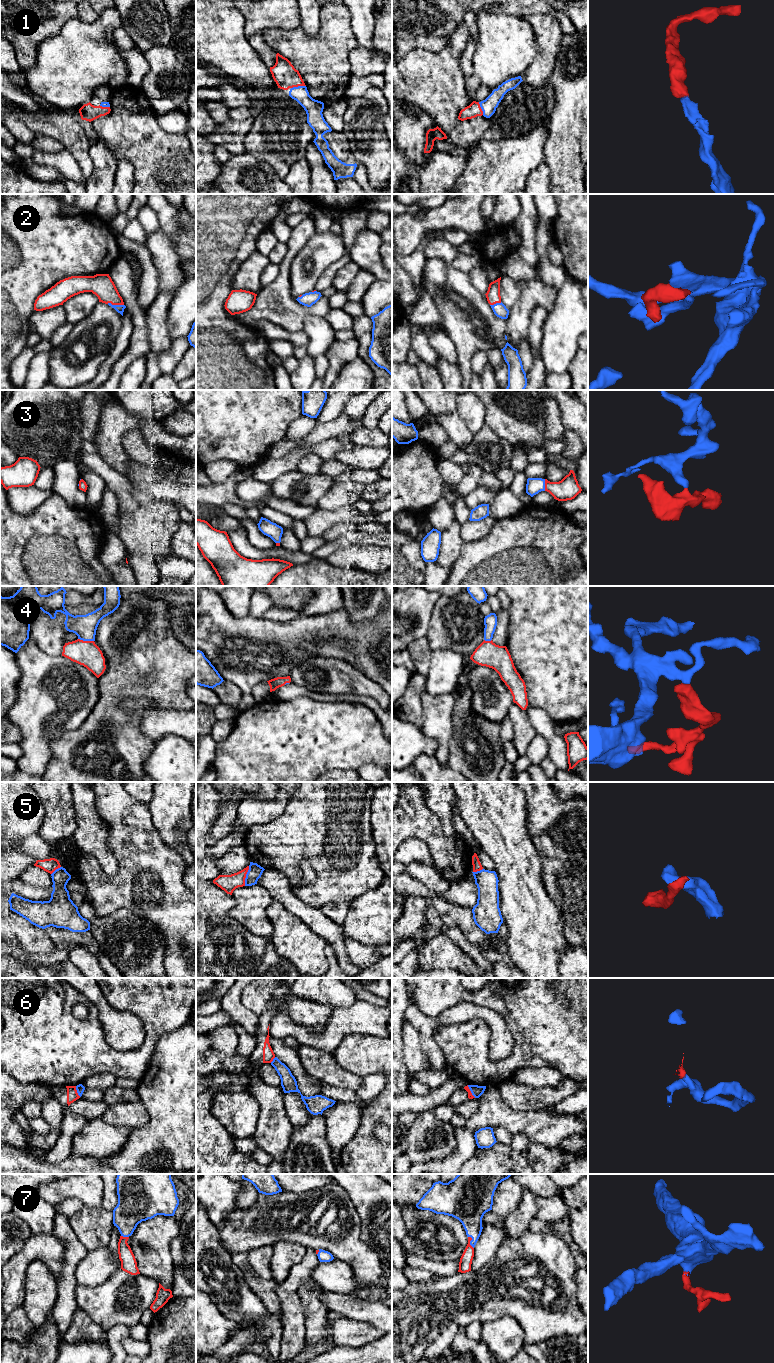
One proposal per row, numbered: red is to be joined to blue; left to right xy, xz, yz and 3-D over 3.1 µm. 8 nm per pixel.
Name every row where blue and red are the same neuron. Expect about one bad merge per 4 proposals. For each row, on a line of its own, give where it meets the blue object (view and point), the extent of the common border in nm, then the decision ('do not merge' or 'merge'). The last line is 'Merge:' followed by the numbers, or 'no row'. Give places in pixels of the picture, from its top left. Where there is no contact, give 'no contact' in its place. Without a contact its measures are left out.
1: contact xz (298, 86); length 120 nm; merge
2: contact xy (115, 305); length 140 nm; merge
3: contact yz (544, 485); length 100 nm; merge
4: contact xy (86, 640); length 130 nm; merge
5: contact xz (246, 876); length 170 nm; do not merge
6: contact yz (470, 1090); length 120 nm; do not merge
7: contact yz (470, 1242); length 110 nm; merge
Merge: 1, 2, 3, 4, 7

